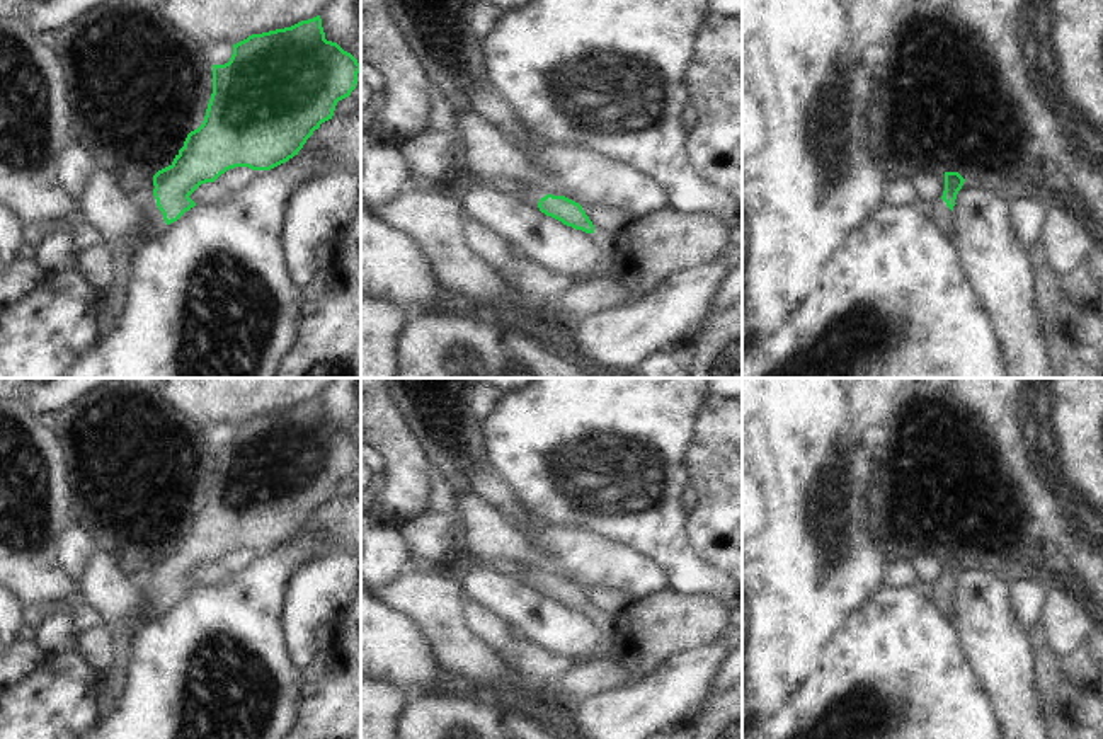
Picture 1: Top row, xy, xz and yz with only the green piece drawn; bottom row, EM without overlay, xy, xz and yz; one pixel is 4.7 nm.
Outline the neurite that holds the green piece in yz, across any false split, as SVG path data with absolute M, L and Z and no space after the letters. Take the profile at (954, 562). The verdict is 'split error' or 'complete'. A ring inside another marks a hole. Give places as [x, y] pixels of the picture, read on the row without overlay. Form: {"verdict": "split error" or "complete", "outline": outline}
{"verdict": "split error", "outline": "M945 553L945 572L940 581L936 581L931 587L931 598L940 608L940 611L955 623L957 610L953 599L953 587L958 572L962 570L965 560L958 553Z"}

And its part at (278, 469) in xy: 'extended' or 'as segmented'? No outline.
extended

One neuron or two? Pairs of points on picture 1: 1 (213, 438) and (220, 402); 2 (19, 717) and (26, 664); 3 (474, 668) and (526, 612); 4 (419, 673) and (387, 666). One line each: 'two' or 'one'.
1: two
2: two
3: two
4: one

